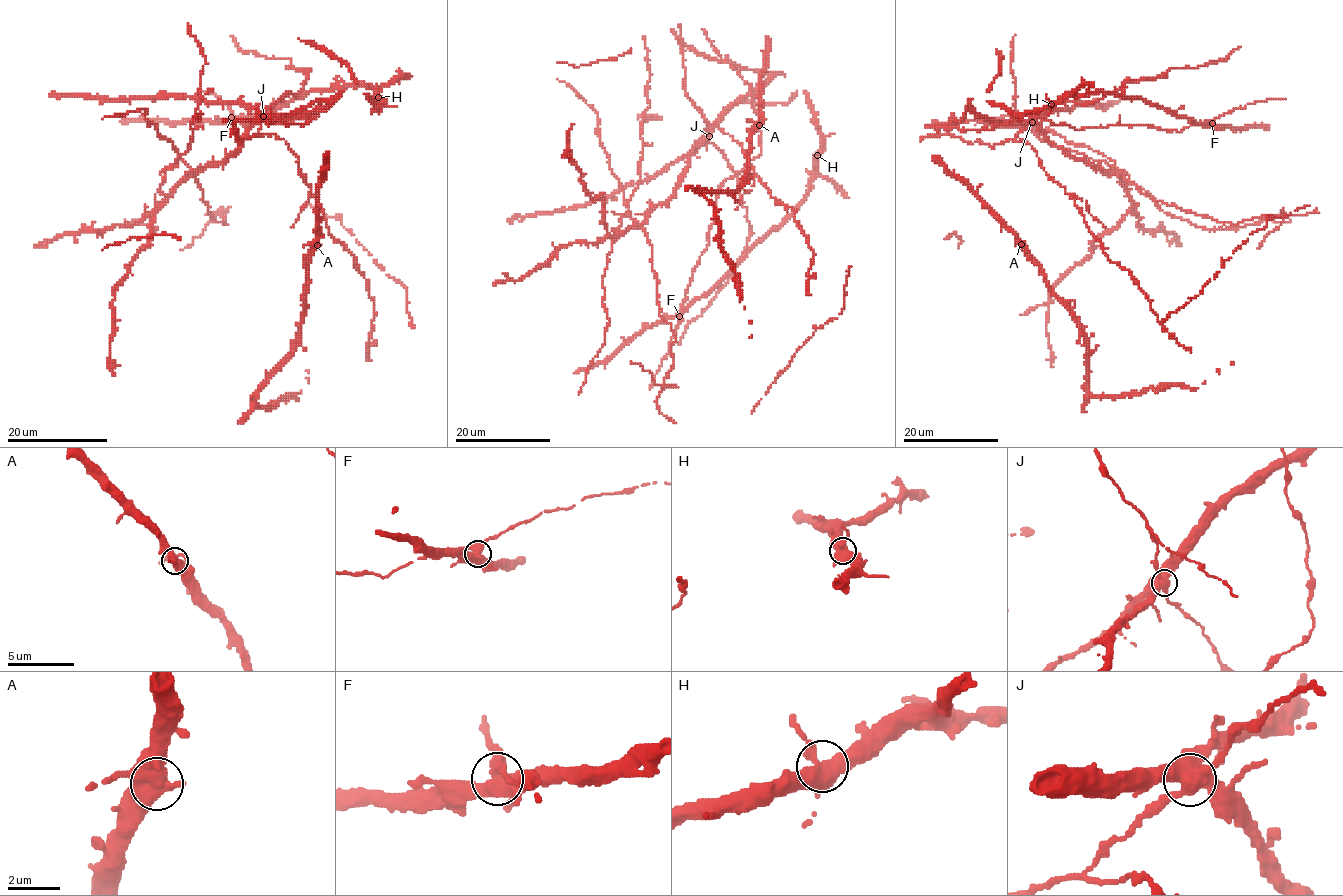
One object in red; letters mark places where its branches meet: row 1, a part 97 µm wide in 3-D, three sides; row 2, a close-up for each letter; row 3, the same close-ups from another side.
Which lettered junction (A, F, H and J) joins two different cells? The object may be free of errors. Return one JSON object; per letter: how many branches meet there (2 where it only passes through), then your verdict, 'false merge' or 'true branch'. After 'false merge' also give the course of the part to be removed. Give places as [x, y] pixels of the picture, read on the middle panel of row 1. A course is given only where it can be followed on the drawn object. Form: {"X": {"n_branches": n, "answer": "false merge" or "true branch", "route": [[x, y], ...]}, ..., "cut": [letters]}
{"A": {"n_branches": 4, "answer": "true branch"}, "F": {"n_branches": 5, "answer": "true branch"}, "H": {"n_branches": 4, "answer": "true branch"}, "J": {"n_branches": 5, "answer": "true branch"}, "cut": []}

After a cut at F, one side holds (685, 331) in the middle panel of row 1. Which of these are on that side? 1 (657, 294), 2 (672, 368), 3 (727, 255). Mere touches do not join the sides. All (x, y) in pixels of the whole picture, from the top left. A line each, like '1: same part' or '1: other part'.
1: same part
2: same part
3: same part

